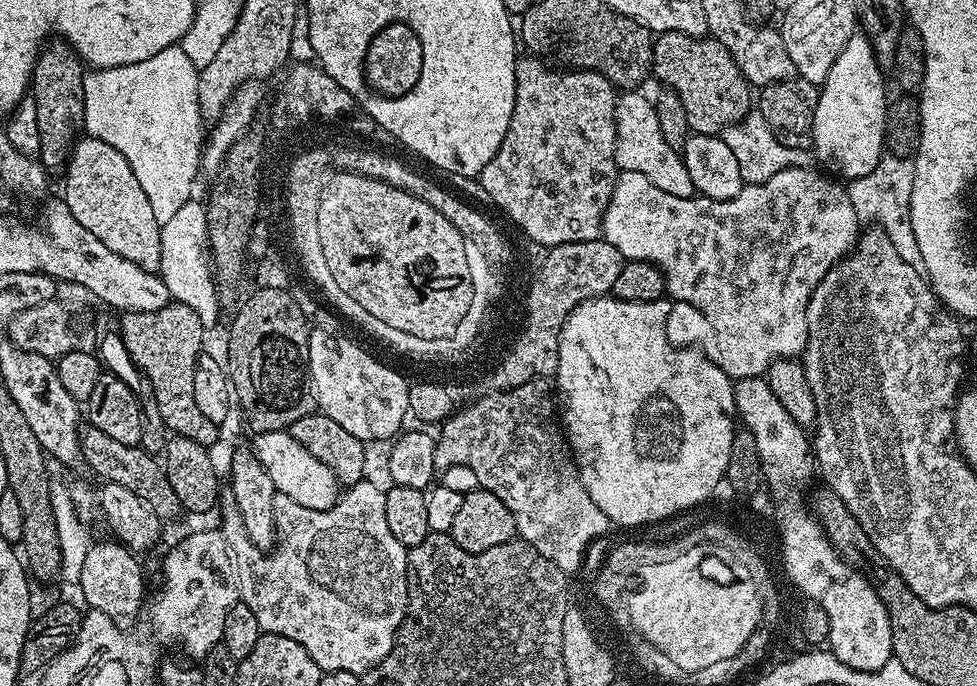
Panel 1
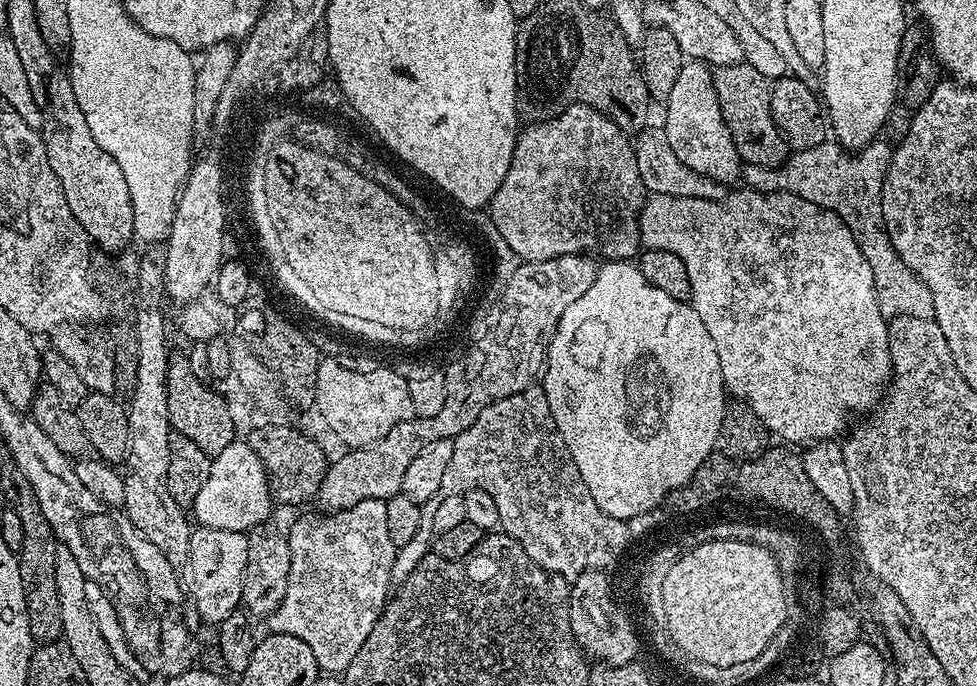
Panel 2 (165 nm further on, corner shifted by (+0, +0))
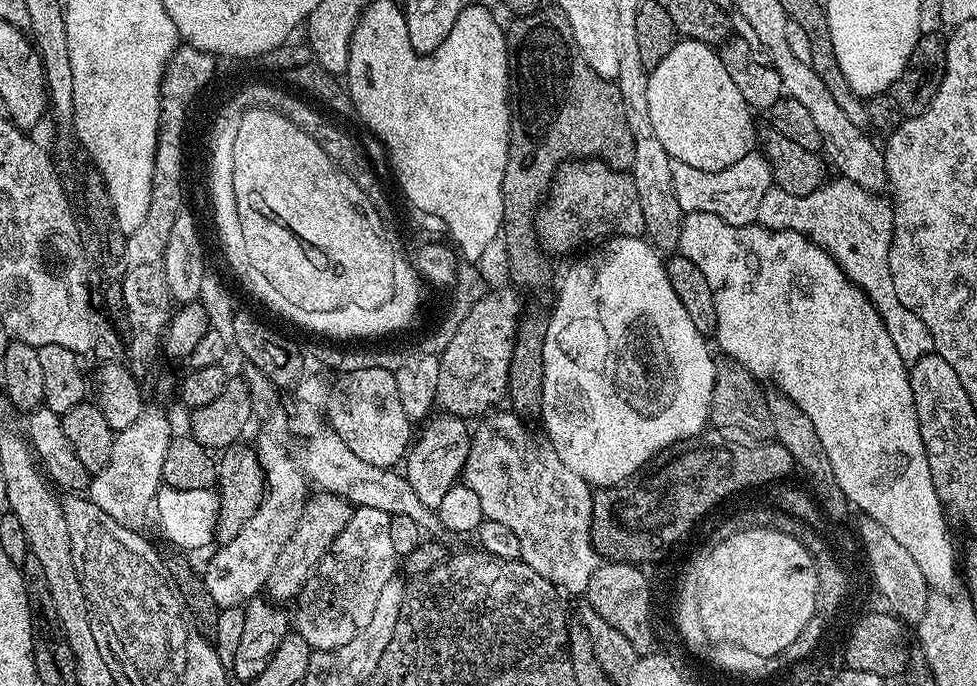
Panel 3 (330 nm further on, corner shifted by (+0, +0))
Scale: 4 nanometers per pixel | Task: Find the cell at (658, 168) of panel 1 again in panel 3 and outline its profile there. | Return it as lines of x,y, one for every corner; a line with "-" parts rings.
753,150
746,154
746,158
734,162
734,166
726,166
726,170
717,172
697,170
694,166
686,166
686,162
673,160
670,178
674,184
674,198
678,198
681,213
714,214
730,226
746,226
753,223
758,214
758,206
762,203
762,194
774,187
772,168
760,150

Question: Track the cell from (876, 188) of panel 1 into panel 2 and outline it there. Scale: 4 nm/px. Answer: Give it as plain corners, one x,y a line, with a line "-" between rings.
877,138
859,150
845,150
835,142
825,142
813,148
807,148
802,154
793,155
785,160
779,168
744,164
742,180
747,187
753,188
756,192
794,192
797,196
804,196
806,202
814,202
826,210
836,212
838,218
842,218
842,222
846,222
846,226
850,226
866,262
870,262
870,270
874,270
874,286
885,317
913,316
931,320
934,314
934,300
930,298
930,290
926,290
924,283
911,272
906,266
906,262
902,262
902,258
894,250
884,229
880,195
886,178
886,170
892,161
893,151
893,145
883,138

